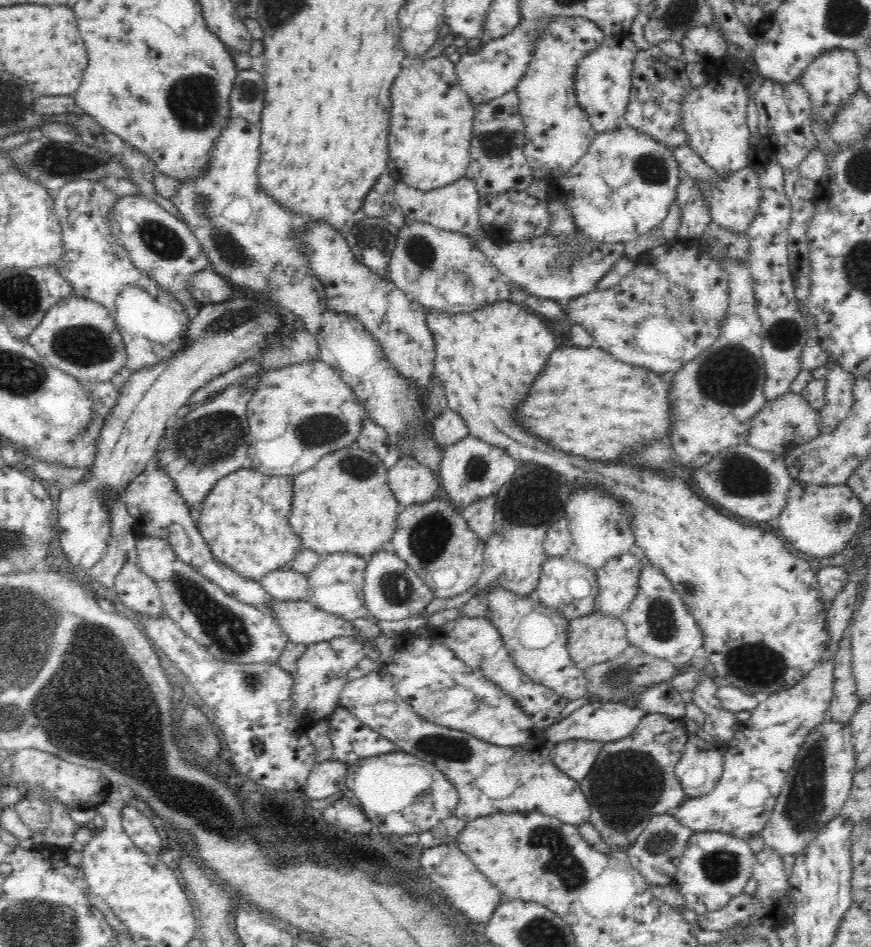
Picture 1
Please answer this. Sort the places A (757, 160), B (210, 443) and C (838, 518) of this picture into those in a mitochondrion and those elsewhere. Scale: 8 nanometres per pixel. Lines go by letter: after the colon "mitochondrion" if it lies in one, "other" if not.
A: other
B: mitochondrion
C: mitochondrion

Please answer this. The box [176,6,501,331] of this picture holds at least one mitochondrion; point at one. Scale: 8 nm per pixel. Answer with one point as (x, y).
(232, 253)

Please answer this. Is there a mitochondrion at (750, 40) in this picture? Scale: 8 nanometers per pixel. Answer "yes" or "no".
no

